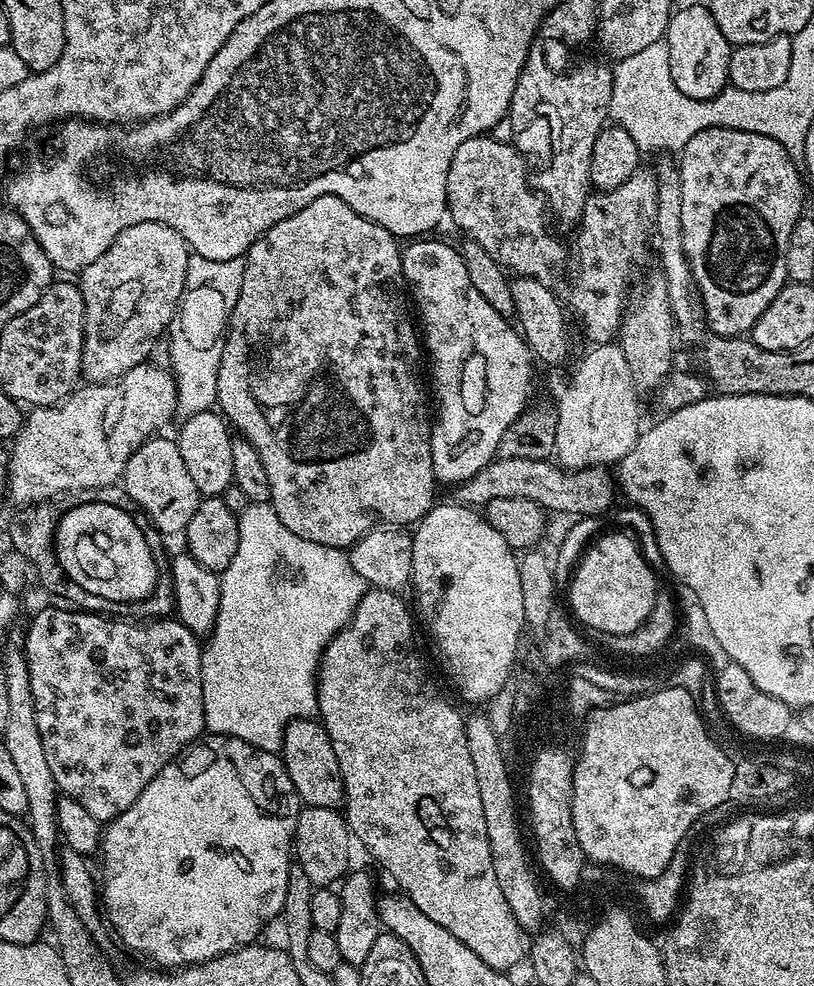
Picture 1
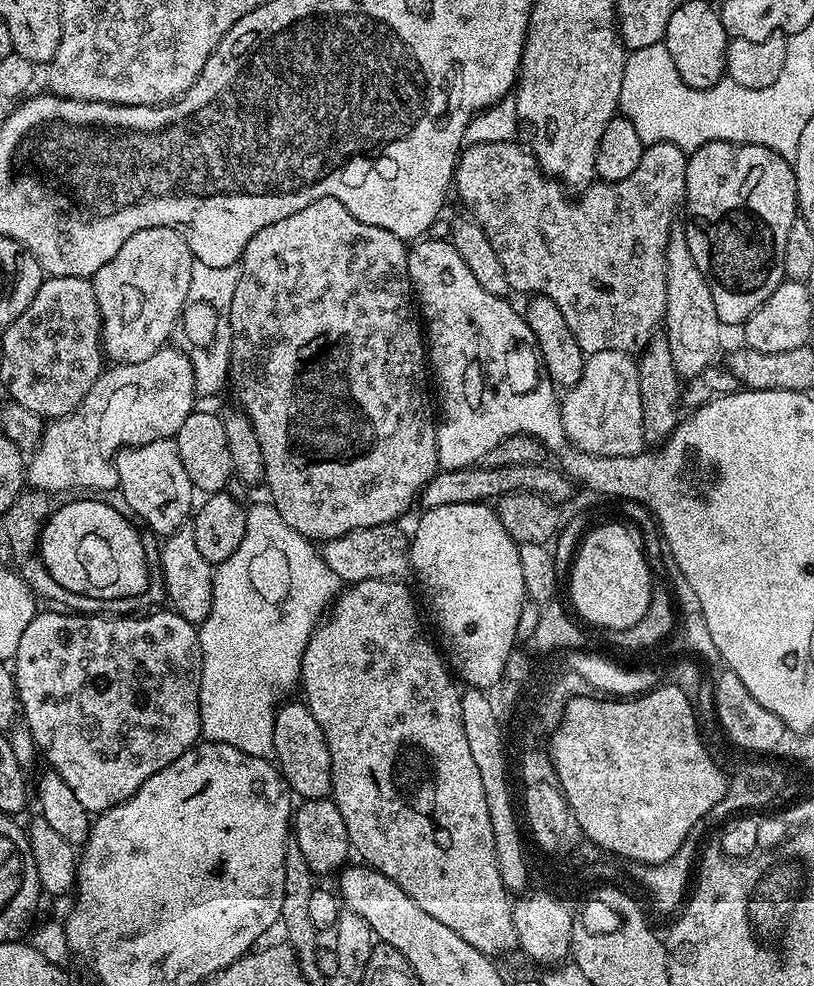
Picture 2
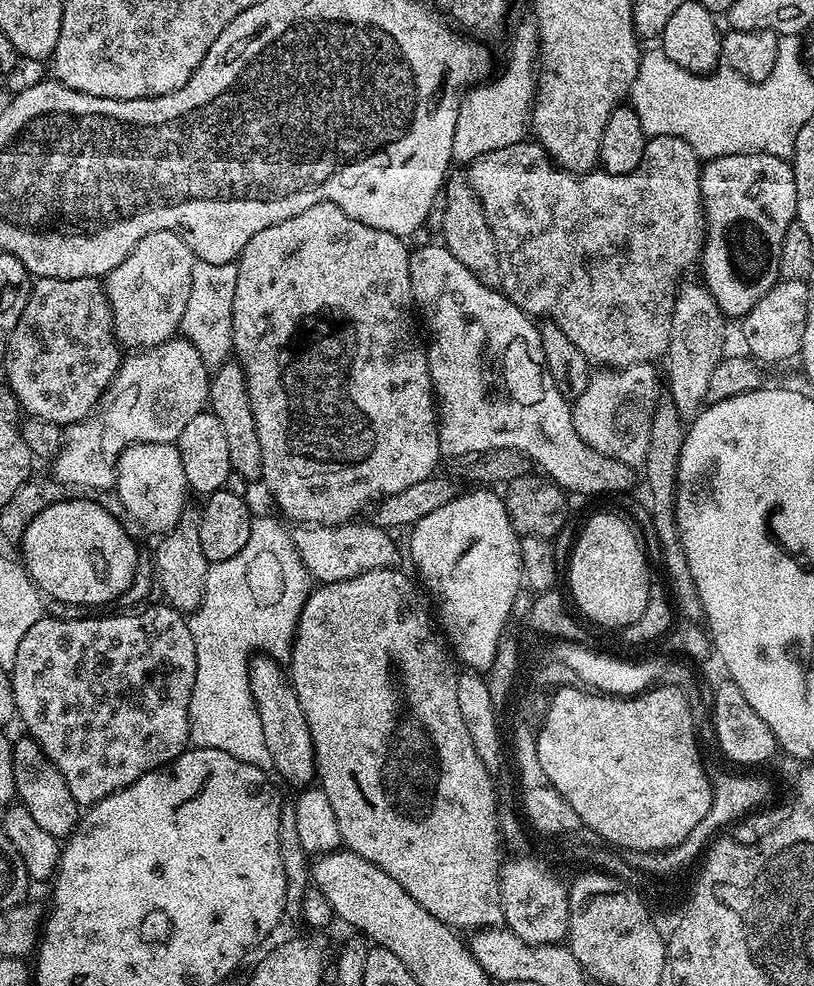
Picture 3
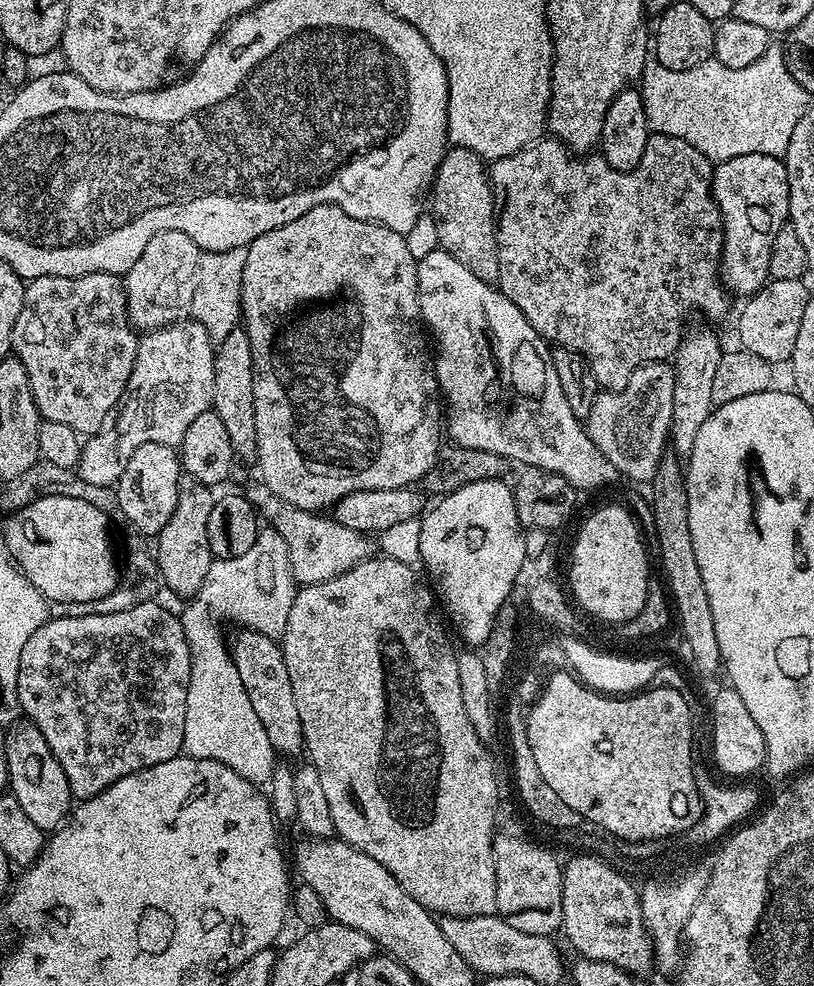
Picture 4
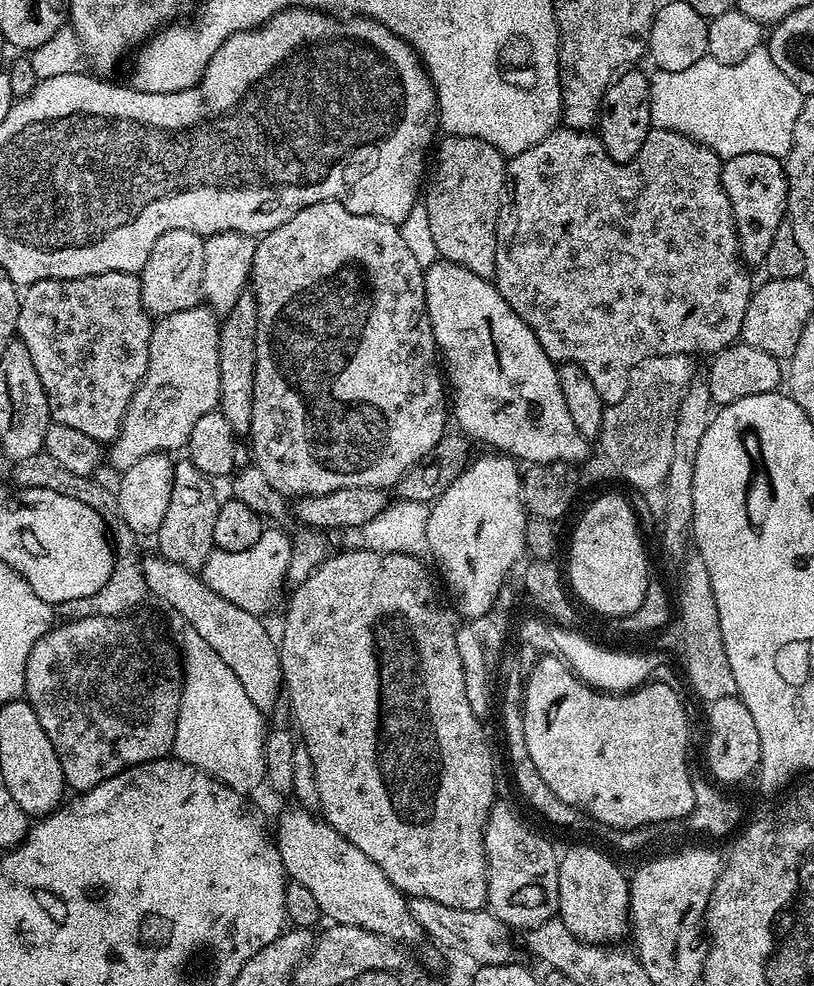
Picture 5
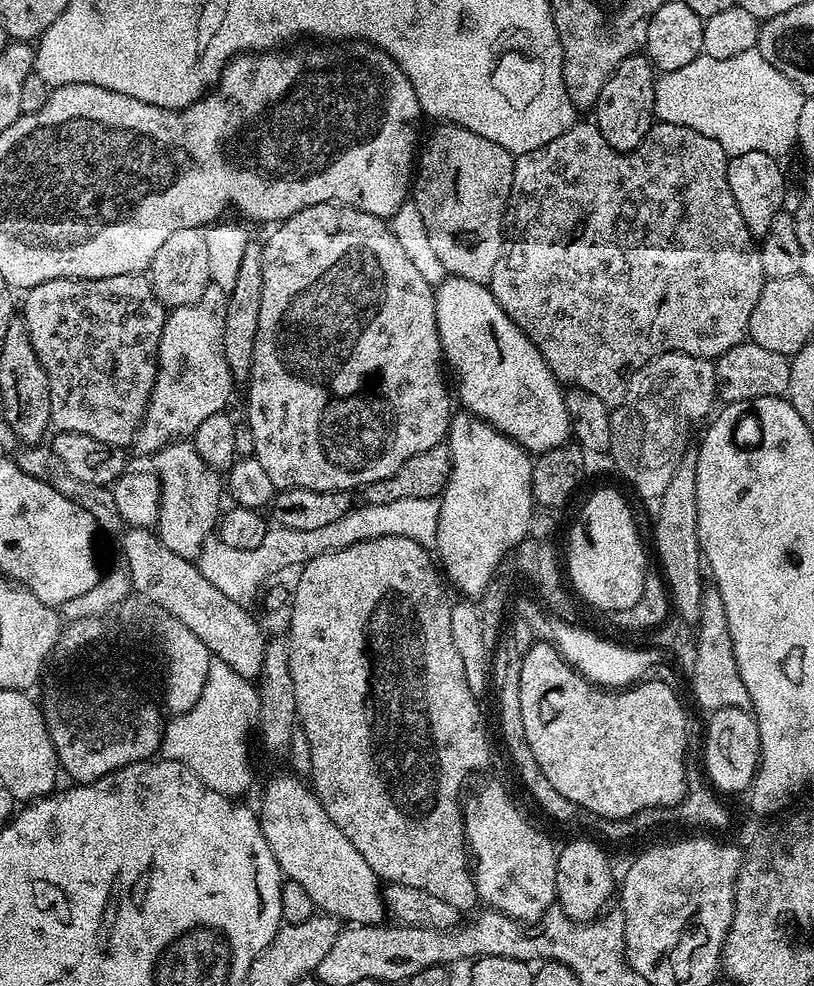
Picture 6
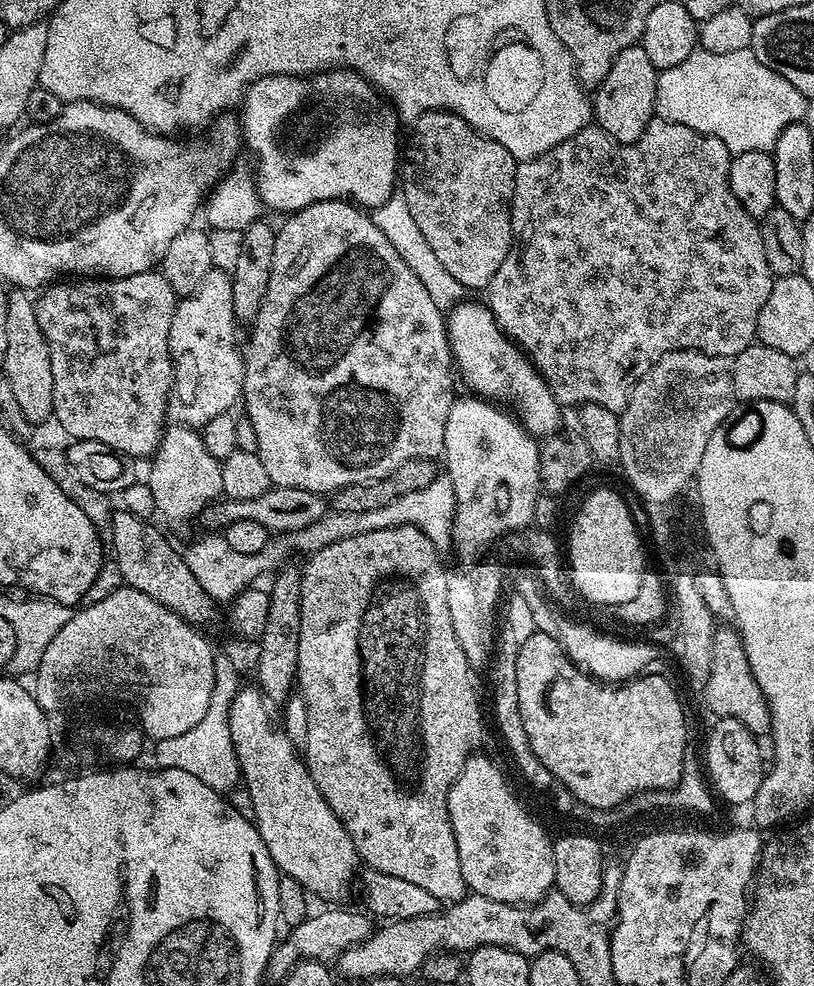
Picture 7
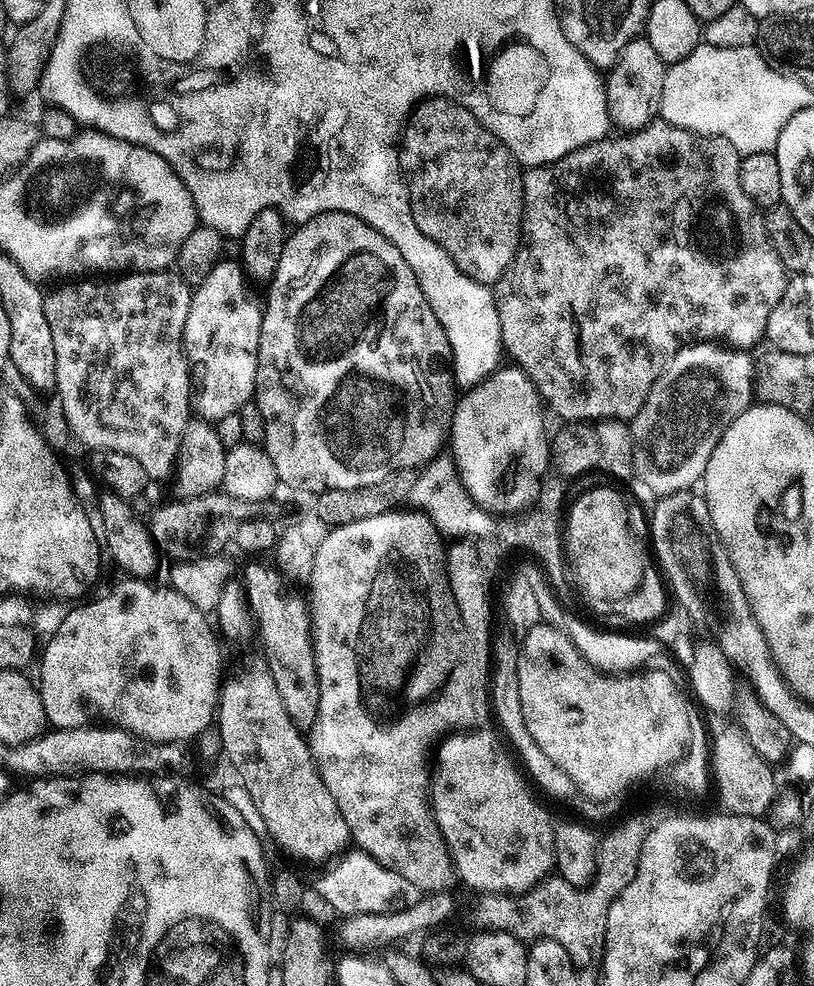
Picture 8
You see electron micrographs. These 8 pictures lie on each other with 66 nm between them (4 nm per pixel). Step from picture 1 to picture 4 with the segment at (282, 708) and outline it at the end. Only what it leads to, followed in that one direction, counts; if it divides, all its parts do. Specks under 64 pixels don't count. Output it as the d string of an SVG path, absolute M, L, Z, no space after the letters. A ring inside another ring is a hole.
M262 530L250 546L252 552L238 554L238 558L225 560L213 559L209 572L202 582L202 590L191 601L185 612L179 613L180 621L186 634L186 642L190 646L190 686L186 690L186 730L184 731L183 755L194 758L210 758L214 762L222 762L230 766L242 778L251 784L264 786L271 781L272 772L278 763L278 754L270 746L270 738L266 730L258 722L258 714L254 714L254 706L250 706L250 698L246 698L246 690L242 686L242 678L238 678L238 670L232 661L229 645L224 644L224 636L220 633L220 620L233 620L241 629L261 632L273 638L283 637L286 630L286 618L290 614L290 606L294 606L294 598L298 585L292 576L290 558L286 550L286 542L277 532Z

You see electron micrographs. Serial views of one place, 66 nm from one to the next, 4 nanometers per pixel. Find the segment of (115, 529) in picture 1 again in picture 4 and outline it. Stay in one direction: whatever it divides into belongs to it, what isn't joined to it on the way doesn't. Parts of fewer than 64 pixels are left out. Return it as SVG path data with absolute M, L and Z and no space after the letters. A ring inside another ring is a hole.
M40 494L29 505L11 513L4 524L4 544L9 556L34 587L51 602L94 602L110 594L118 585L118 556L112 553L108 537L110 521L102 509L82 498Z

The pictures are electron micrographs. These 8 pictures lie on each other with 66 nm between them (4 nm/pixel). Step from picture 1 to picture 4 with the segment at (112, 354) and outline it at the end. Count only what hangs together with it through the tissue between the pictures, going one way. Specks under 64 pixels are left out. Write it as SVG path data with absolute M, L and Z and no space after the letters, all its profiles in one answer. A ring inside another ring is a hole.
M159 232L146 242L146 250L138 262L130 266L123 277L124 293L128 299L128 319L137 330L166 328L189 315L194 298L194 286L202 250L184 232Z

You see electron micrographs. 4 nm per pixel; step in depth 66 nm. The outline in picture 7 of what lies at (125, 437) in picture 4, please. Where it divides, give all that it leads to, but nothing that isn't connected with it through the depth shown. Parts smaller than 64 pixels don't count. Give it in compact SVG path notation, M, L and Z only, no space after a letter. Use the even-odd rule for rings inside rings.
M213 266L198 290L177 303L174 322L170 322L170 350L175 356L168 406L179 423L199 430L210 418L232 412L241 403L244 354L241 345L236 345L236 327L231 275Z

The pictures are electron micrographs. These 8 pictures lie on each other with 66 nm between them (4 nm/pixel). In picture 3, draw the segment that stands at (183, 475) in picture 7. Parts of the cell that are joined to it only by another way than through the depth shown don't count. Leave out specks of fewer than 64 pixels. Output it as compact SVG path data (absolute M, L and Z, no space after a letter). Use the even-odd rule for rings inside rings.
M194 506L185 507L184 513L180 515L180 521L163 533L160 545L154 553L154 580L160 586L160 592L165 601L176 611L185 614L195 612L197 606L202 602L202 594L206 586L206 574L210 567L210 561L206 554L202 554L202 541L198 534L200 525L200 508Z

